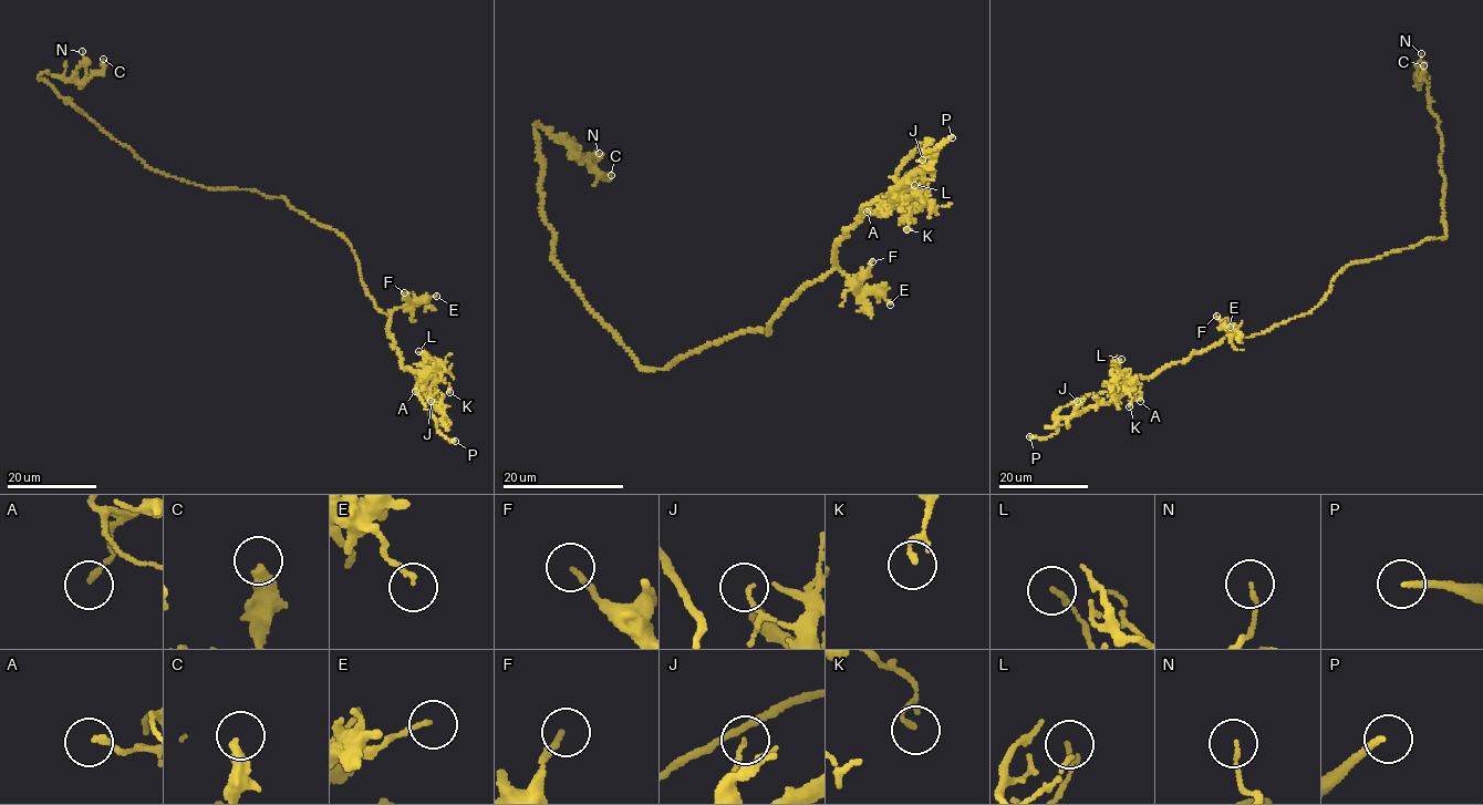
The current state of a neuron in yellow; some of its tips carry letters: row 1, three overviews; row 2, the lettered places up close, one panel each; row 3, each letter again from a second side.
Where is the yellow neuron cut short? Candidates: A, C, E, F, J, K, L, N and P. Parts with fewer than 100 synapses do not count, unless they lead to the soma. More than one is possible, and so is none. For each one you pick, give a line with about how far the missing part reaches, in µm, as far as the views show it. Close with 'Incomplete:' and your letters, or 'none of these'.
P: about 35 µm are missing
Incomplete: P

